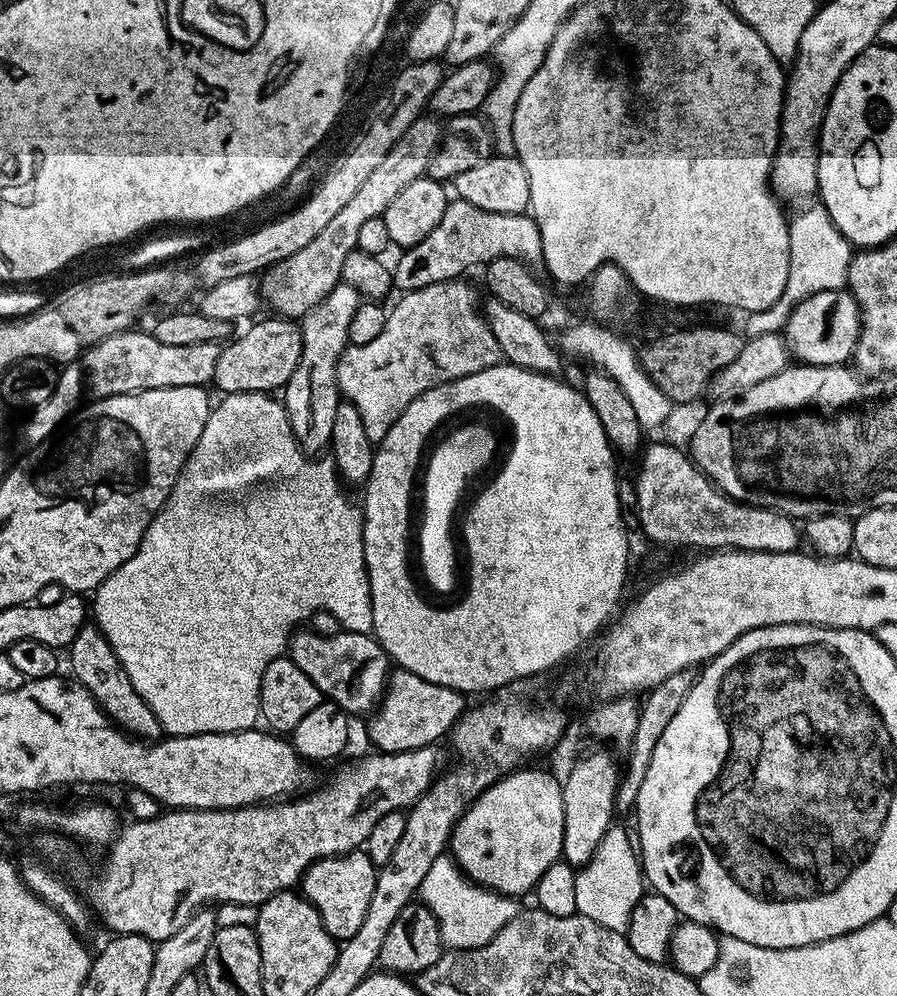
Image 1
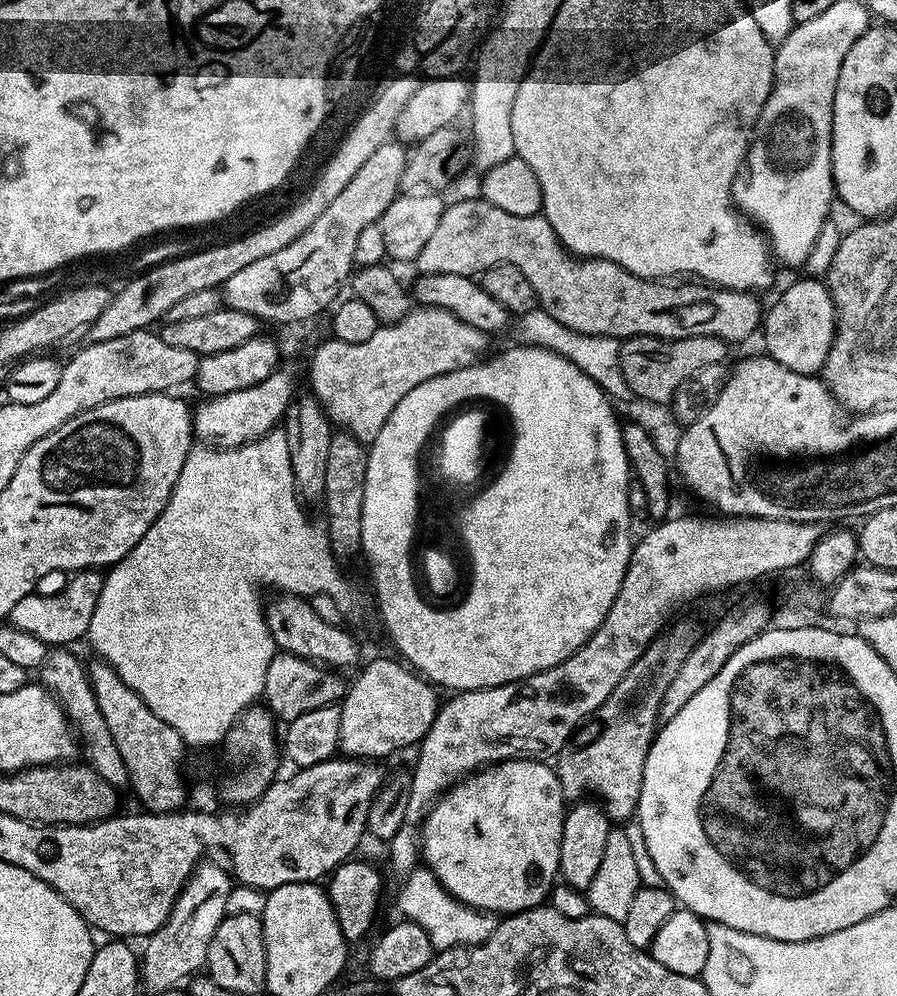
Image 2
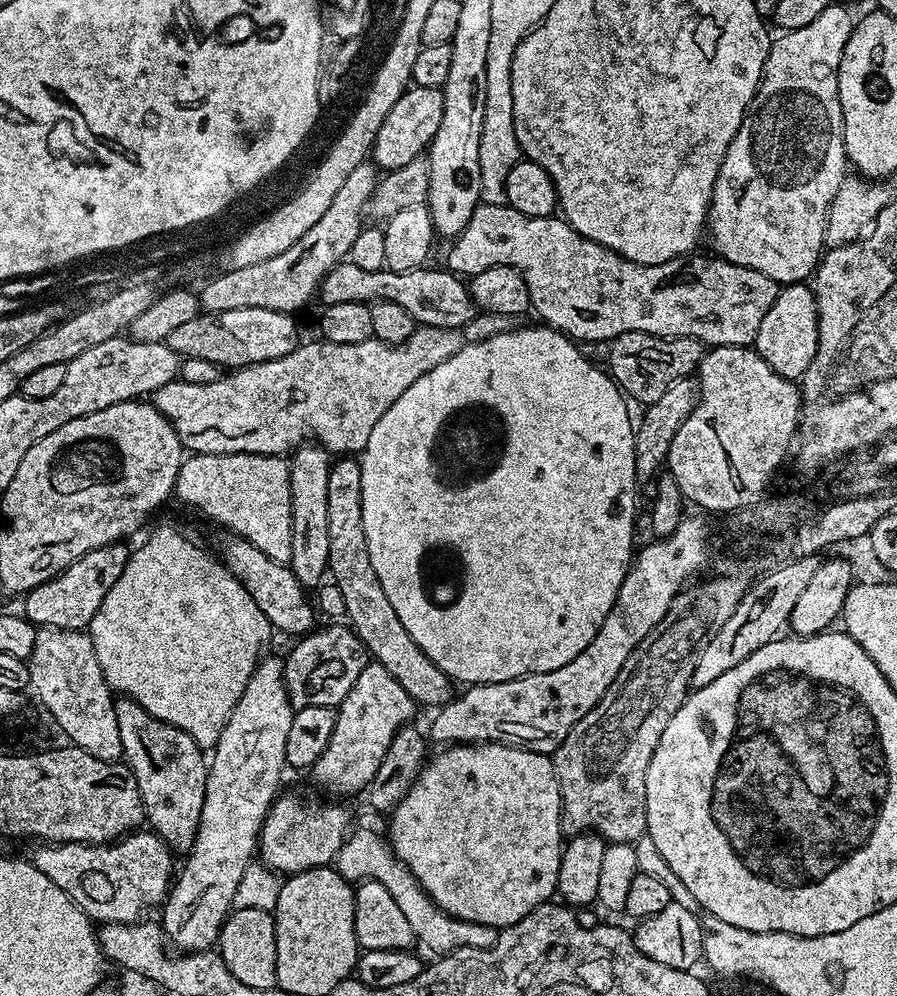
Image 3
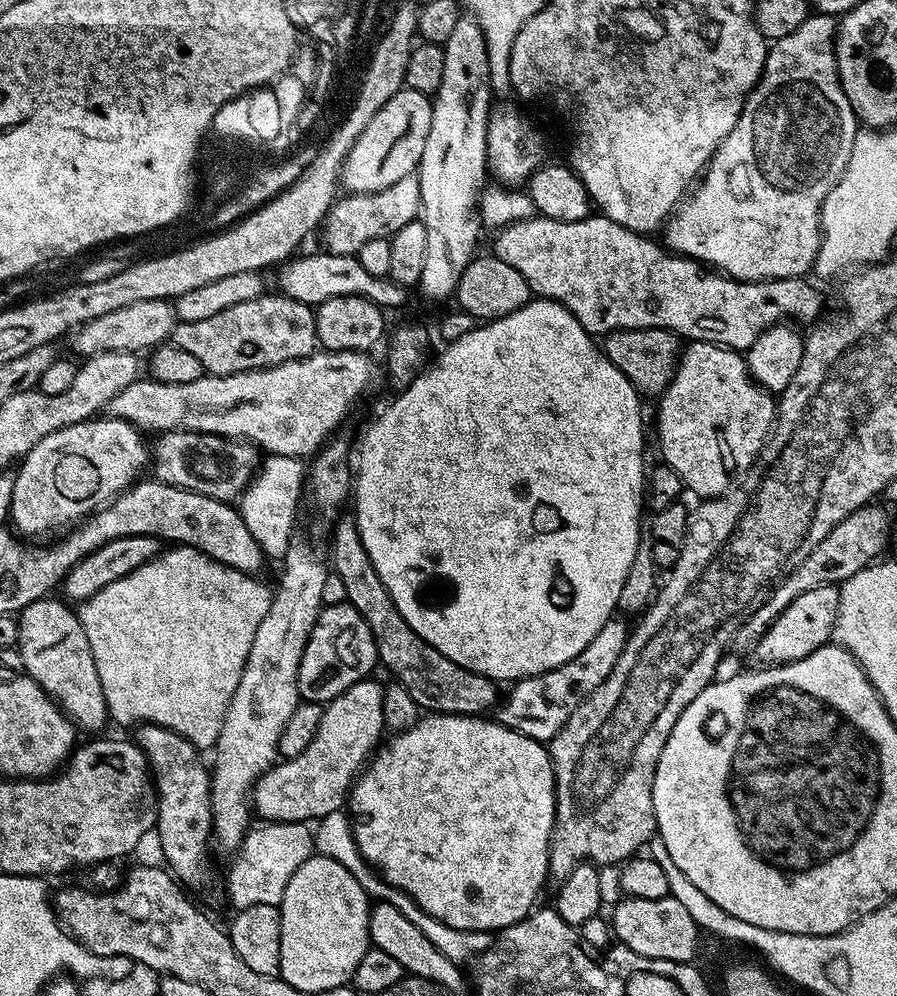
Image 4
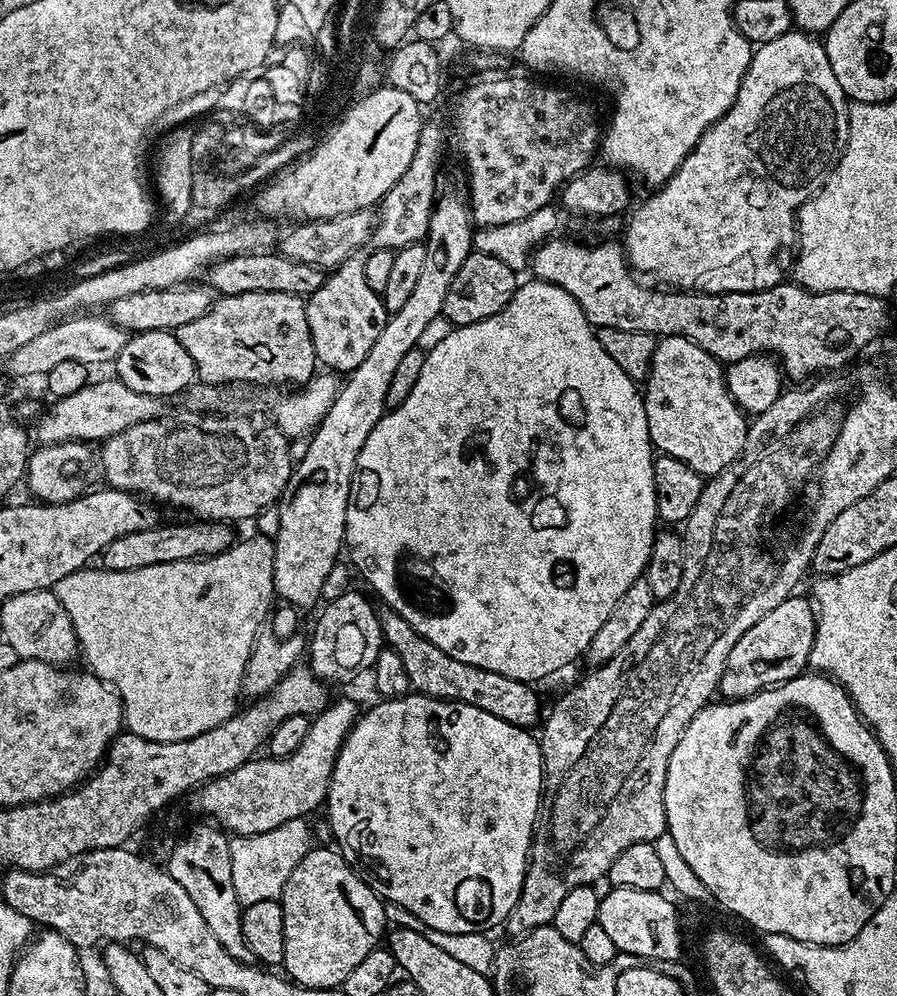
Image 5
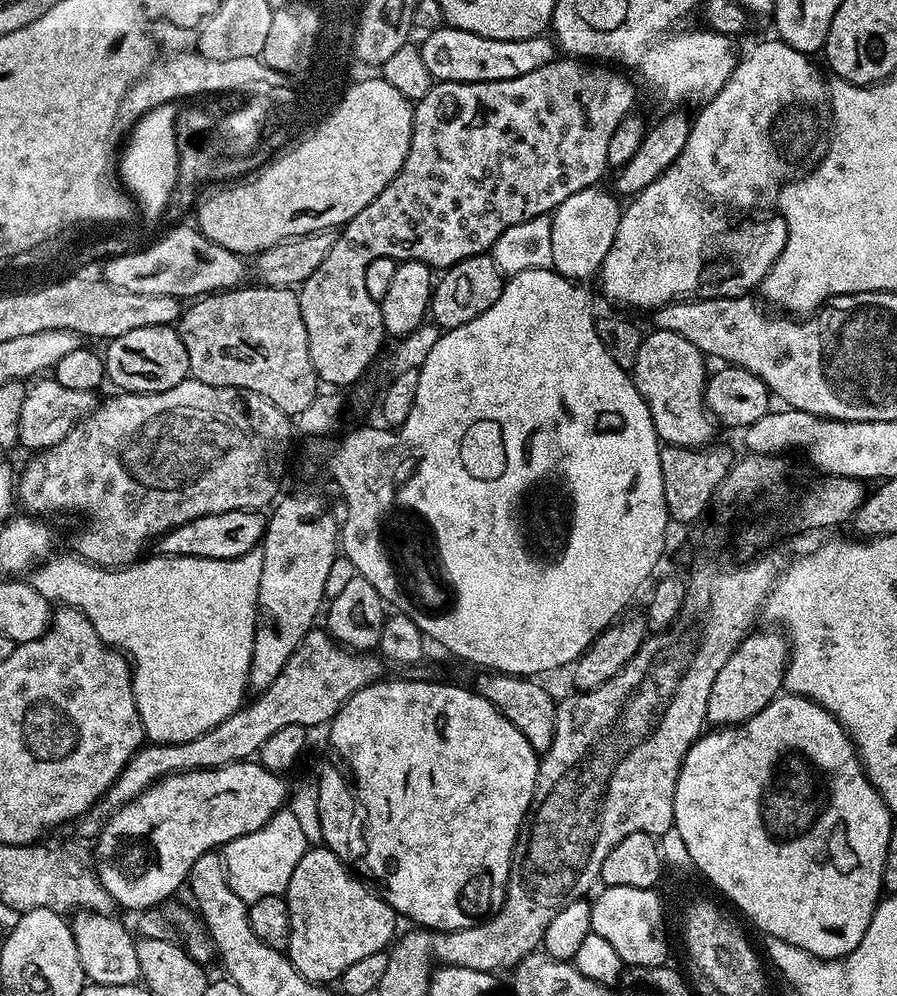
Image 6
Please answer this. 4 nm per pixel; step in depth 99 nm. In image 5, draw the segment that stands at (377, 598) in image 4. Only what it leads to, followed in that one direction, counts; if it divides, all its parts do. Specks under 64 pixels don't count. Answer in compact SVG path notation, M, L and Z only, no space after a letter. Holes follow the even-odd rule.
M384 606L379 609L380 629L384 635L384 643L387 647L395 650L398 658L406 665L406 678L410 678L413 689L421 696L433 696L439 700L457 700L466 702L470 706L478 706L478 710L486 710L486 714L494 714L494 718L502 718L519 728L535 729L542 720L542 708L540 712L540 700L531 683L506 678L506 674L494 674L494 670L482 670L482 666L470 666L470 662L458 662L458 658L450 658L446 650L438 650L434 642L422 638L406 618L402 618L393 608Z

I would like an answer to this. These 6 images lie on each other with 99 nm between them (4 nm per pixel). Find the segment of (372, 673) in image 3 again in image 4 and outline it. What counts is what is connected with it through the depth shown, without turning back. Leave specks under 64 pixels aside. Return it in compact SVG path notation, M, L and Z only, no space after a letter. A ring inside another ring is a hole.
M372 679L359 680L357 684L338 694L338 698L328 701L322 714L322 726L318 726L318 734L314 734L314 742L310 742L310 746L306 746L306 750L302 750L298 758L281 759L270 770L266 770L262 778L258 778L250 793L250 804L255 815L257 812L261 816L261 821L274 824L318 822L326 814L341 811L345 807L356 777L377 751L381 743L380 732L385 731L382 714L384 688Z

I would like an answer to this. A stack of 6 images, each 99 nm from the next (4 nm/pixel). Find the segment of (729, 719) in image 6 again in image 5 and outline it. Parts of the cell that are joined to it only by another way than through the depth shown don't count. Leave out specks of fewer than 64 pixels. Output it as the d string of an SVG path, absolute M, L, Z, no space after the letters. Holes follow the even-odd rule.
M793 594L770 614L758 618L738 642L724 663L718 689L724 700L745 700L767 688L773 688L801 675L809 667L810 650L816 637L816 613L811 599Z

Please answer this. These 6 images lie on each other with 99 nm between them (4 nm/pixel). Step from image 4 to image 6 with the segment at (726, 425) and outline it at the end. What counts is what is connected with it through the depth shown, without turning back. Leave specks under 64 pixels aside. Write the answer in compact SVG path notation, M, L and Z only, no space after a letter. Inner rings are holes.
M670 330L649 331L642 346L638 346L638 358L634 358L630 375L650 410L656 435L665 445L702 449L713 443L712 435L718 428L704 405L704 363L706 357L694 342L686 342L682 334Z

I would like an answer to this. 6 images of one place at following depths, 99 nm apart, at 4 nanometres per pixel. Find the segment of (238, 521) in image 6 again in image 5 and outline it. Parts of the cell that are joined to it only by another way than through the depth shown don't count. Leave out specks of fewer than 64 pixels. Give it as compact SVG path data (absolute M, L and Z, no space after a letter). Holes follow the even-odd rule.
M189 519L189 524L164 524L157 522L152 528L134 530L134 534L122 534L122 538L114 538L110 546L106 546L102 553L103 567L110 570L142 570L142 566L158 566L166 562L186 562L206 556L222 554L233 544L237 543L238 536L232 533L233 525L222 520Z

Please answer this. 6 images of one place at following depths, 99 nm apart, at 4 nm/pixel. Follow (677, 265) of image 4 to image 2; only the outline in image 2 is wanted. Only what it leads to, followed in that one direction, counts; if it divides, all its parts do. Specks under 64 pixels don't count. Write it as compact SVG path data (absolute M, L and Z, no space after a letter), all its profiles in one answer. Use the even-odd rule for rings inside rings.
M483 198L460 200L445 207L434 235L422 246L414 262L415 271L421 276L426 274L462 274L479 277L495 264L513 264L526 274L530 286L534 286L539 307L547 311L570 330L588 335L606 335L617 338L629 336L656 336L660 340L681 340L691 336L713 336L726 342L744 340L747 336L757 335L762 324L762 304L751 292L735 292L729 288L717 288L714 284L703 282L669 282L667 280L643 280L630 274L622 266L609 260L589 260L574 258L565 250L560 239L554 234L550 222L544 215L519 216L506 214L498 206L490 206Z

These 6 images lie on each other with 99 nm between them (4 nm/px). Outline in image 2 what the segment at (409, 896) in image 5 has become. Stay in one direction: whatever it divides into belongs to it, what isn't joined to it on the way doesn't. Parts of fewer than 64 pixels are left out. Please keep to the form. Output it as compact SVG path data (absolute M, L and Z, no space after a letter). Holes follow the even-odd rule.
M501 760L499 764L481 767L479 772L464 777L459 784L452 785L431 808L422 825L422 860L428 869L438 878L438 882L454 898L481 912L493 914L511 914L527 908L539 908L549 899L560 870L560 843L562 842L562 826L566 801L560 780L556 777L555 767L543 760Z

